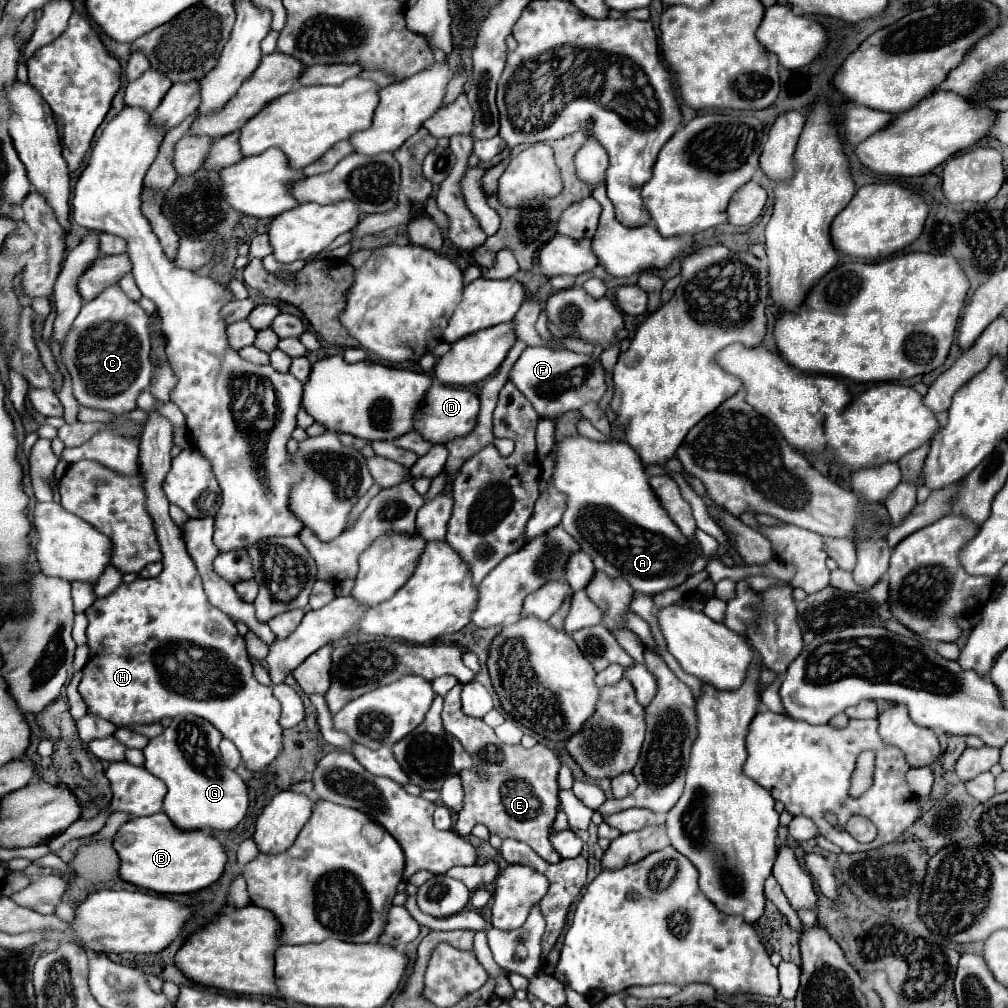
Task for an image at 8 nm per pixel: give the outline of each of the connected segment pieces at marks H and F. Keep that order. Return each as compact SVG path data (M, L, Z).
M149 413L149 421L139 439L139 471L147 495L147 513L153 519L163 553L163 571L153 579L135 579L129 585L119 585L113 593L87 607L89 663L83 669L79 693L87 703L89 715L103 717L117 727L151 725L163 717L187 713L199 715L219 729L223 737L235 743L247 771L259 773L277 759L279 751L283 751L283 727L279 725L281 707L273 697L271 687L255 679L245 639L237 633L235 623L231 623L223 611L209 605L197 567L185 549L181 529L169 517L169 503L163 495L163 479L171 467L171 447L171 423L159 413Z
M527 347L511 369L509 379L531 401L539 417L557 419L559 415L581 409L587 403L599 403L607 391L605 371L597 359L569 349Z

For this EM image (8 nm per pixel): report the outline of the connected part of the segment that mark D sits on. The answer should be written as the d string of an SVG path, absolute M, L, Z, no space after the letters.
M433 383L423 397L419 411L415 413L415 431L423 435L429 443L447 443L459 435L467 435L473 429L479 413L479 399L463 387L447 387Z

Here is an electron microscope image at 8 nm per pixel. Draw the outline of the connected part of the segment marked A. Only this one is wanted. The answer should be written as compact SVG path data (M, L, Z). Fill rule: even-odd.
M581 435L559 443L553 485L569 497L561 521L563 529L591 555L597 571L611 579L627 579L633 591L655 597L691 577L691 567L701 555L701 547L695 539L683 537L679 527L671 523L647 479L649 475L629 443L597 443Z

